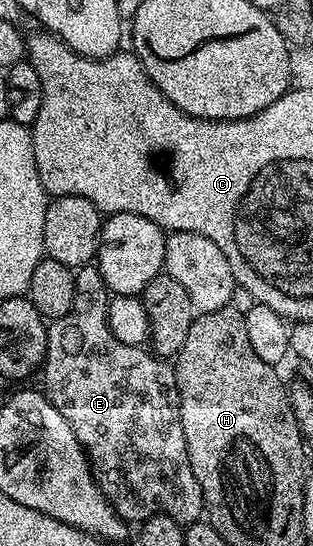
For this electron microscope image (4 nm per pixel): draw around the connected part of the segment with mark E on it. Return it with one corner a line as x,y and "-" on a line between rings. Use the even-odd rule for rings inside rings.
95,265
76,268
75,301
73,308
63,317
52,320
47,327
45,344
45,387
43,394
71,425
71,433
81,443
89,456
89,468
93,479
105,494
120,519
130,525
140,524
152,515
166,515
179,524
198,522
205,510
205,502
191,473
191,461
187,457
187,441
183,441
183,425
179,413
179,389
177,373
164,358
153,354
144,346
123,345
107,325
107,304
110,296
105,282

